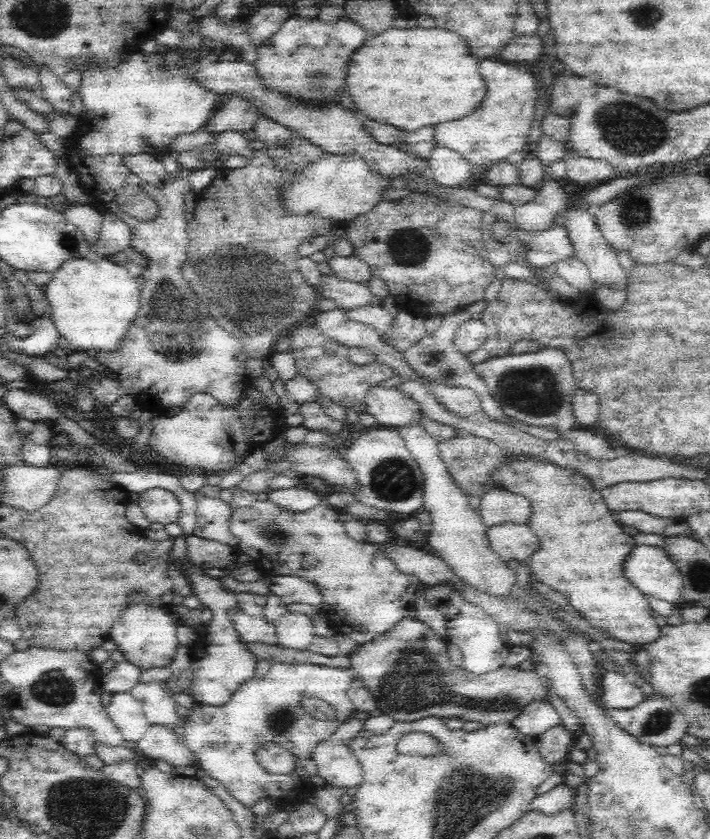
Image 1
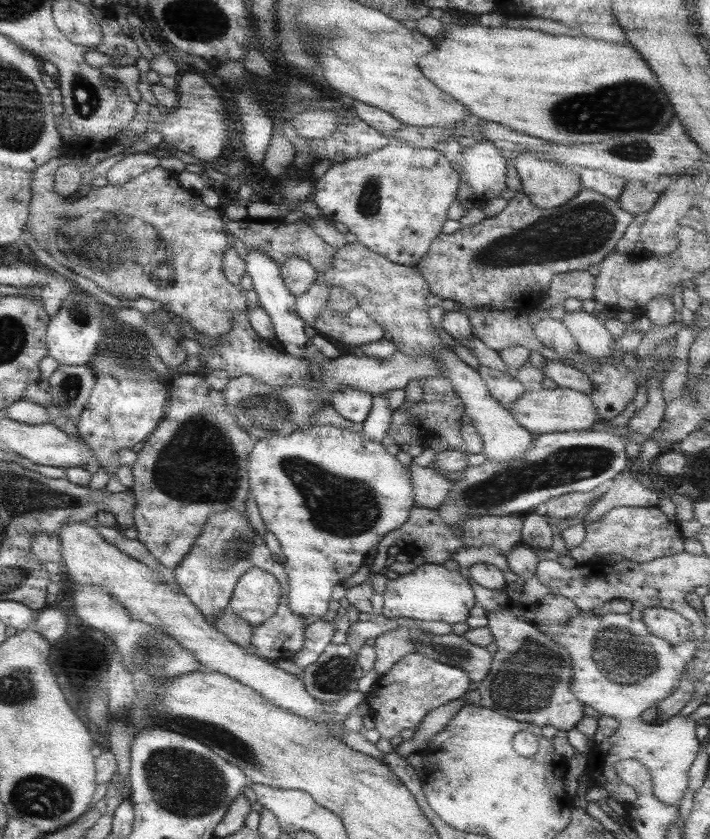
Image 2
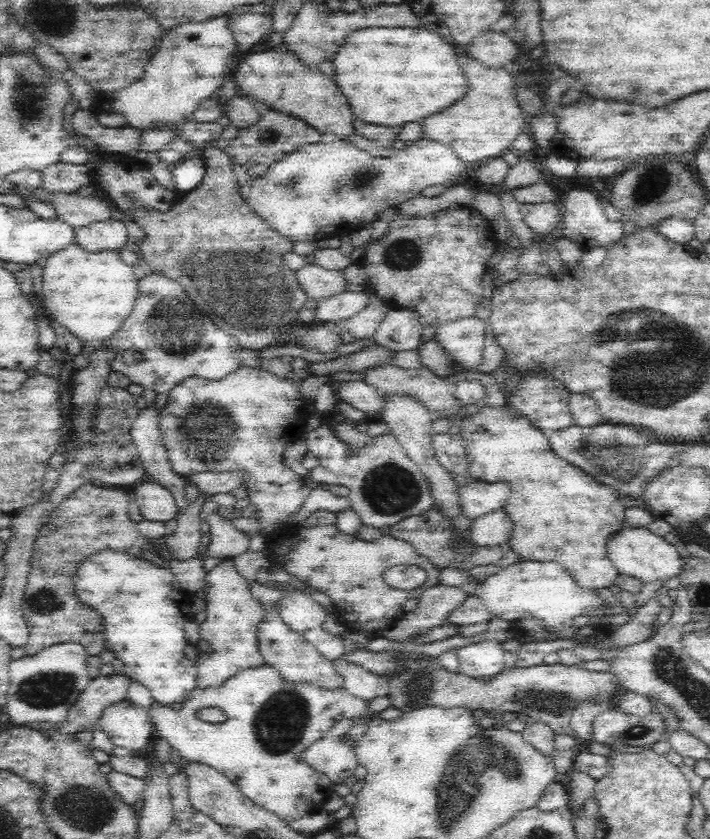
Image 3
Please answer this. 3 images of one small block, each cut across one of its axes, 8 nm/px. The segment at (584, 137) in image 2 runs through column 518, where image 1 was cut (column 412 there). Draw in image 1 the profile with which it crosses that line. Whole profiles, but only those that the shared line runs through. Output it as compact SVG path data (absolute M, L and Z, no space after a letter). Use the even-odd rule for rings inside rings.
M392 28L366 40L366 44L352 56L348 68L348 92L356 108L360 108L367 119L411 133L472 114L486 96L486 82L480 74L480 62L468 52L468 44L460 34L440 28Z

